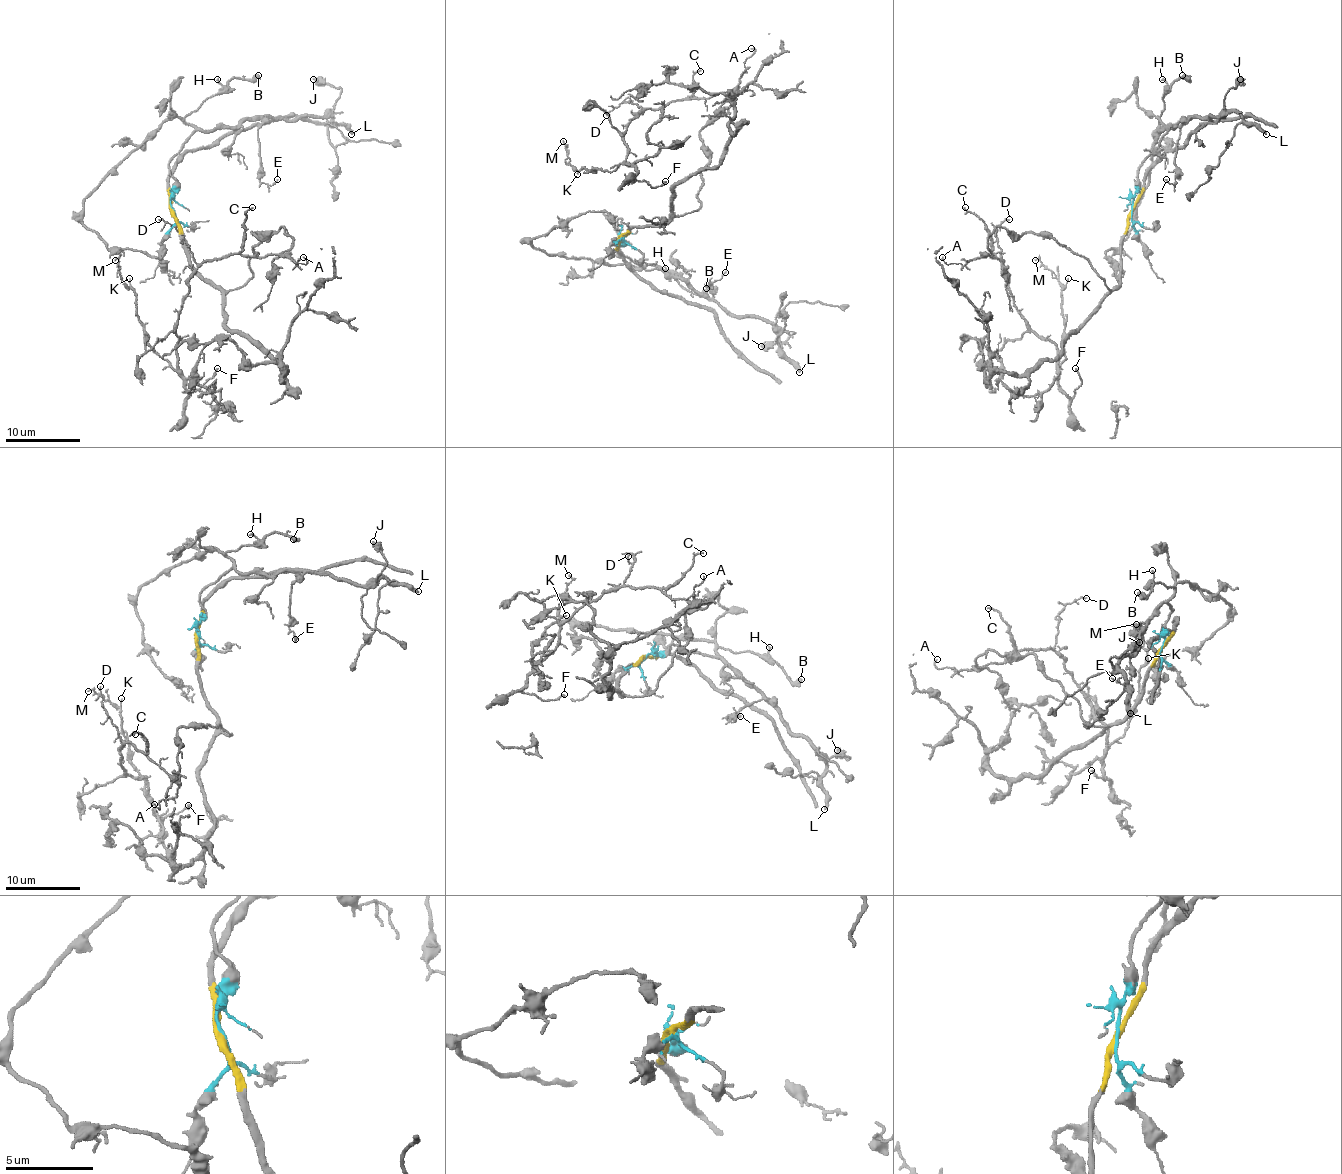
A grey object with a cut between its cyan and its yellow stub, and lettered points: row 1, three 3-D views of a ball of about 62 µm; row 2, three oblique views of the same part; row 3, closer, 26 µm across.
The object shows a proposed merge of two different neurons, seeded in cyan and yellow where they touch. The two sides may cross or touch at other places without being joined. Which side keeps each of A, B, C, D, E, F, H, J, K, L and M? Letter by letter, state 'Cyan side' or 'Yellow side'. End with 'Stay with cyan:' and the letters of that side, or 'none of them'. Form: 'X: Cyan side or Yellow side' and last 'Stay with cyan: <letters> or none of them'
A: Yellow side
B: Cyan side
C: Yellow side
D: Yellow side
E: Cyan side
F: Yellow side
H: Cyan side
J: Cyan side
K: Yellow side
L: Cyan side
M: Yellow side
Stay with cyan: B, E, H, J, L

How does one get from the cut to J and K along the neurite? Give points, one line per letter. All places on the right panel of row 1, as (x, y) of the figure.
J: (1132, 210), (1141, 162), (1150, 153), (1159, 130), (1191, 117), (1215, 117), (1223, 110), (1223, 99), (1240, 78)
K: (1132, 210), (1111, 290), (1053, 238), (998, 227), (988, 238), (1016, 311), (1055, 344), (1057, 369), (1068, 277)

